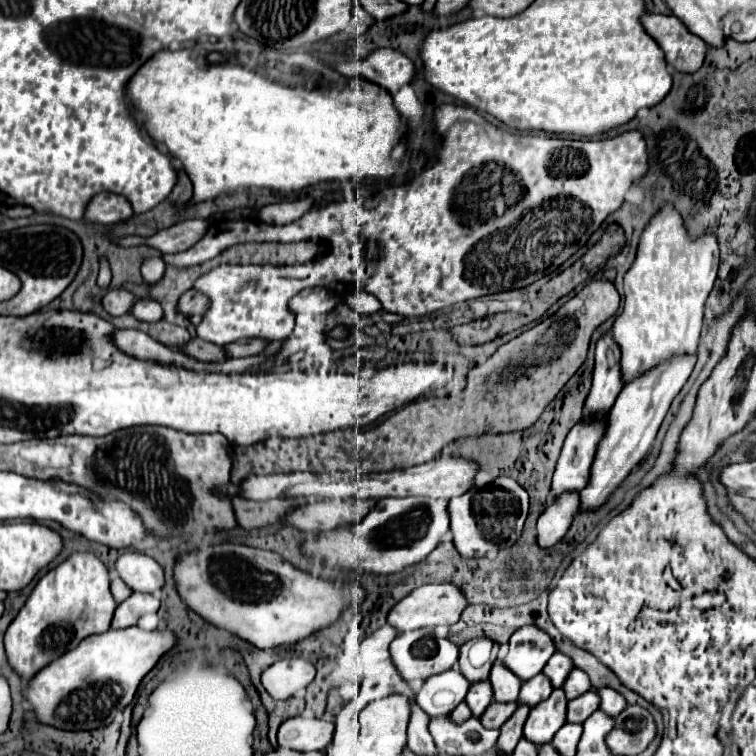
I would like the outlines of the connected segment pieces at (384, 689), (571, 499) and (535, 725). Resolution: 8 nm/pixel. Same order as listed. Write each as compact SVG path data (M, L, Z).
M385 624L383 628L375 630L371 636L367 636L361 642L361 662L363 662L365 674L361 684L361 696L357 696L349 704L351 714L357 714L353 710L361 710L365 704L391 694L403 694L409 698L415 696L415 692L409 688L407 682L401 680L399 672L391 662L389 644L395 636L397 636L397 630Z
M565 492L565 496L557 496L551 506L539 516L537 522L537 542L543 548L557 544L573 524L575 514L579 512L579 492Z
M557 688L547 700L531 708L523 728L523 736L531 740L535 746L551 742L555 732L565 724L565 712L567 712L567 698L565 692Z

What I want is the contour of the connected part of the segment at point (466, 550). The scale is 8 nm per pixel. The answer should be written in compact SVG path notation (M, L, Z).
M507 476L495 478L483 488L471 488L459 498L449 500L449 520L453 532L453 544L461 556L483 558L491 550L503 550L515 544L523 532L527 520L529 496L527 492Z

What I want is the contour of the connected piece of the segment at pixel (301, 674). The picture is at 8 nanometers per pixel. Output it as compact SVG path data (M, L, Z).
M285 658L271 664L261 682L275 700L291 698L297 690L305 688L315 678L315 666L305 658Z

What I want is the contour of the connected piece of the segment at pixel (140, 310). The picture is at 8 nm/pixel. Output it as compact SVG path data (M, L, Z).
M139 300L133 306L131 316L141 322L159 322L159 320L163 320L163 308L155 300Z

